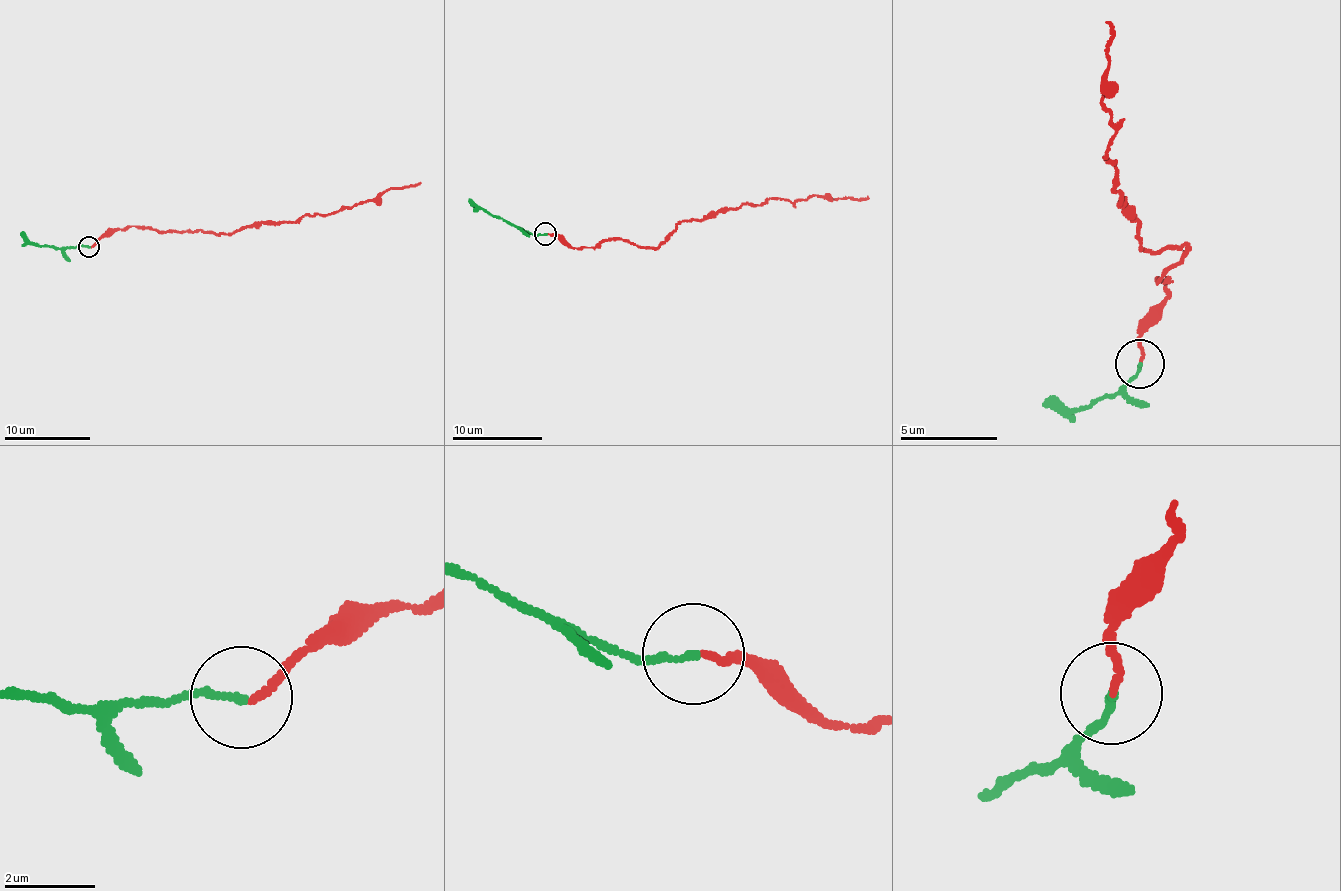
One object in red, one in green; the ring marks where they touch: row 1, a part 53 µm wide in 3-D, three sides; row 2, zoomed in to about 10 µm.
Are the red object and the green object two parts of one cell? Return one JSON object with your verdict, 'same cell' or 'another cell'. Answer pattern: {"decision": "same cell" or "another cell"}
{"decision": "same cell"}

